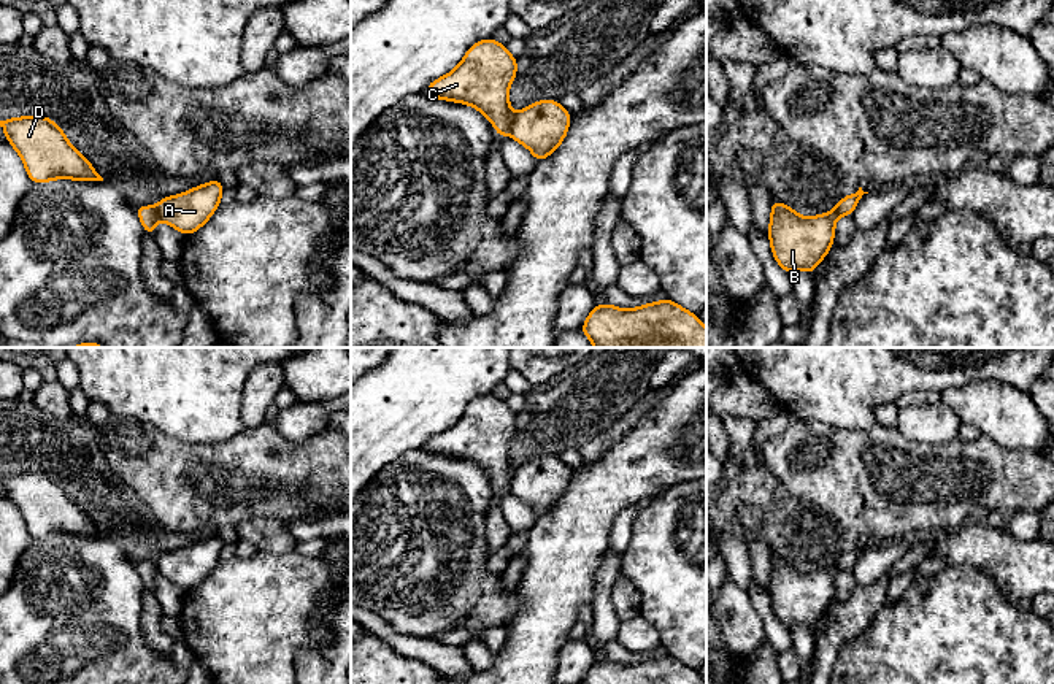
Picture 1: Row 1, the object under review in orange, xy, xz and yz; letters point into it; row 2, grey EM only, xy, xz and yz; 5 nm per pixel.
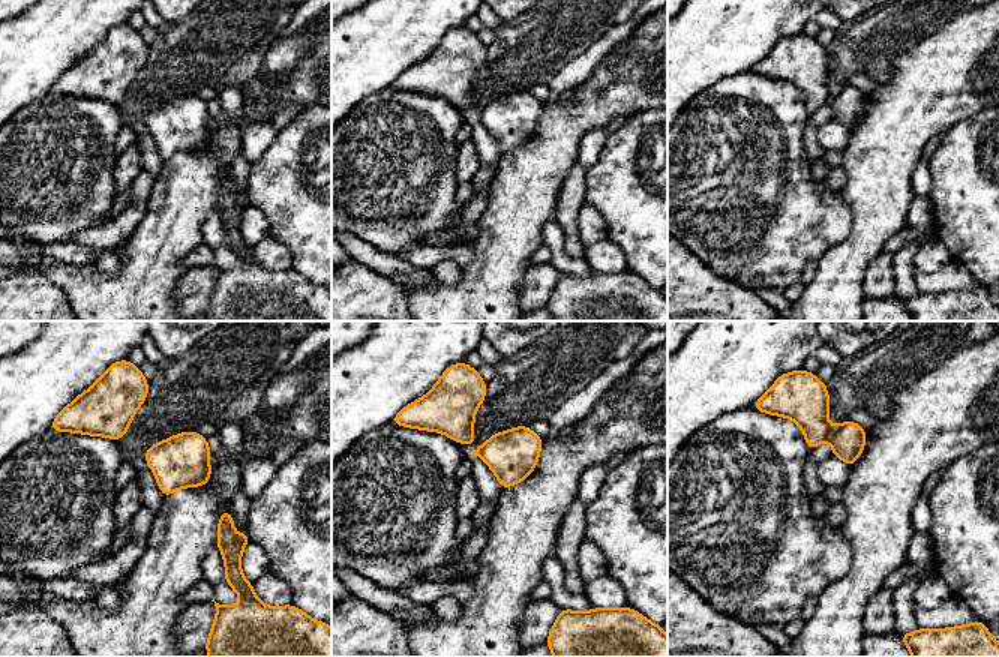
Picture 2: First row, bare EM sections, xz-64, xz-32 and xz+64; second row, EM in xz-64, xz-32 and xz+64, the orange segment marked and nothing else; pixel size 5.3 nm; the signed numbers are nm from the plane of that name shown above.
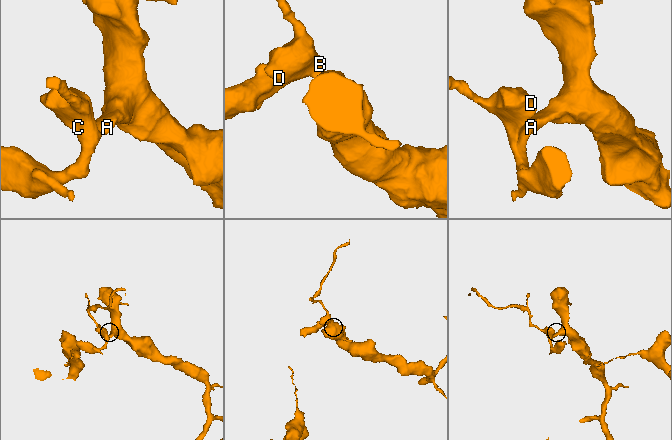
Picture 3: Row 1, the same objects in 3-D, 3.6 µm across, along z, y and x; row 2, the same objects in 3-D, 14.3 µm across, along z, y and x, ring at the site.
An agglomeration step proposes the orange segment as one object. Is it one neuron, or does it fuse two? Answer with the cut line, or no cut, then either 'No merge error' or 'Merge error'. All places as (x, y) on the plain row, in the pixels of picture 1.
Split along xz (515, 472), (508, 486). Merge error

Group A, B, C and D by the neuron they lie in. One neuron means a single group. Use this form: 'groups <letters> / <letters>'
groups A / B C D

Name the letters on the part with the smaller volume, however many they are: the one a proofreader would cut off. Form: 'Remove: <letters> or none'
Remove: B, C, D

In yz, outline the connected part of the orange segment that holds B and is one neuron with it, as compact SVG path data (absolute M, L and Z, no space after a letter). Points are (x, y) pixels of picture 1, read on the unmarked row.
M770 555L770 562L771 573L767 592L771 598L771 609L775 616L789 632L794 625L803 625L813 632L814 624L824 613L827 613L832 603L838 571L830 567L813 573L802 573L794 563L786 562L778 555Z

